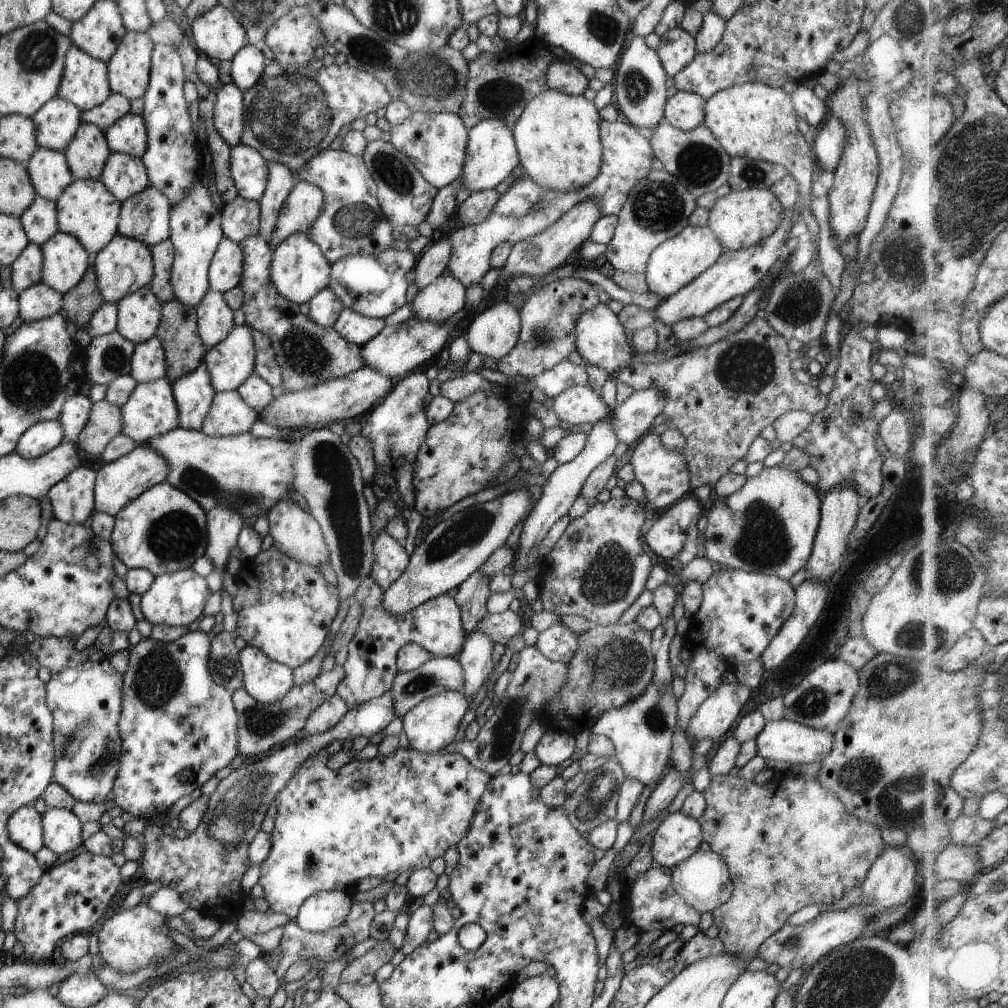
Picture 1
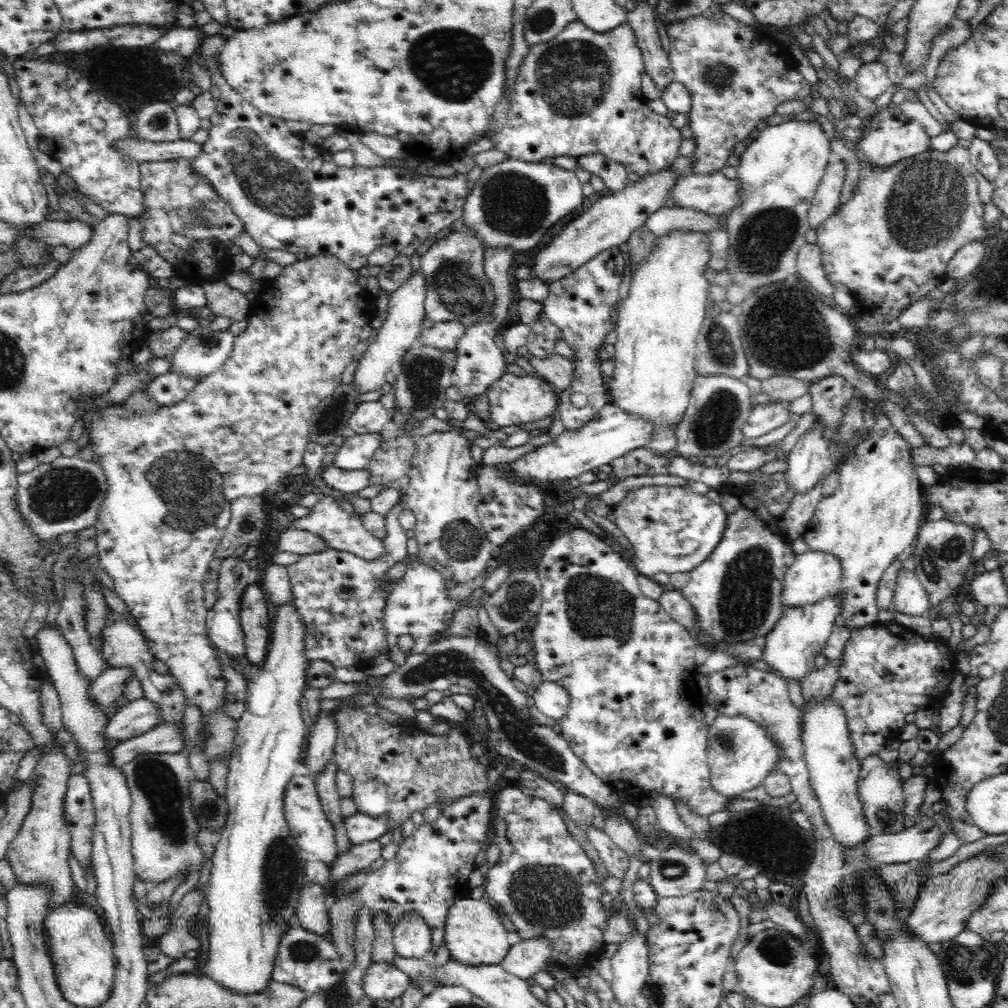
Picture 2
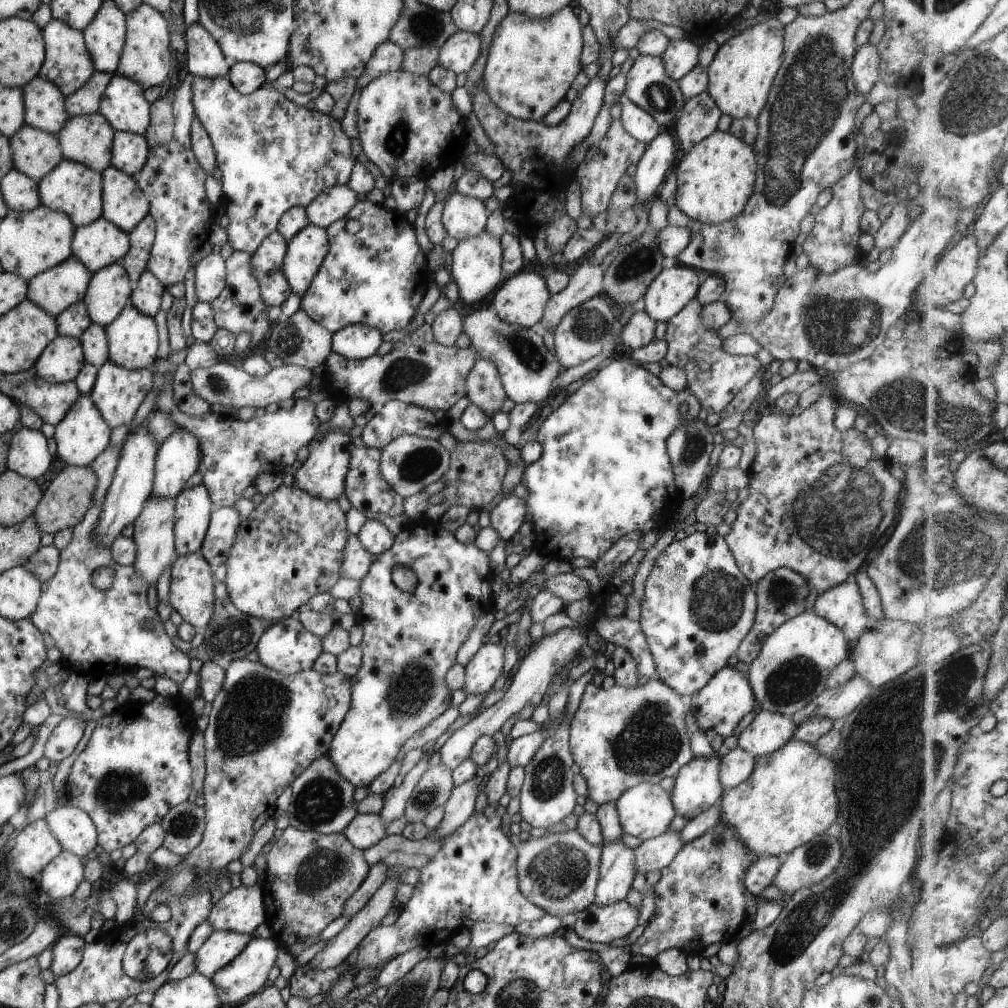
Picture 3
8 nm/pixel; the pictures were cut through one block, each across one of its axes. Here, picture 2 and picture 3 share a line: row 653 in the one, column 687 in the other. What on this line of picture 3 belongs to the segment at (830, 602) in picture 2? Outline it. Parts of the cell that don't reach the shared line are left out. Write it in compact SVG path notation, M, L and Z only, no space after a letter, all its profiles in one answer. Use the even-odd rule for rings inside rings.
M719 756L693 757L674 776L671 804L675 814L691 820L705 812L722 796L719 782Z

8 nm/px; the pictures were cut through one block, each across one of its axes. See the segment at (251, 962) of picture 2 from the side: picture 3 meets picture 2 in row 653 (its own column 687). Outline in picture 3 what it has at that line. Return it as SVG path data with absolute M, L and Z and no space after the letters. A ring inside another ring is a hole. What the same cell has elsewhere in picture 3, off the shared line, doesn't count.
M676 263L661 269L643 294L643 310L649 318L666 322L675 316L693 297L700 286L693 268Z

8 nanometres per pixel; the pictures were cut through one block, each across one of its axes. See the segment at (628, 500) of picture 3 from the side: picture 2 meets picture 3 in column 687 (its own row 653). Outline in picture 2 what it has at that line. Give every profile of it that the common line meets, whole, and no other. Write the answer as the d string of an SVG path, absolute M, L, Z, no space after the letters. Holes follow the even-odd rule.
M407 558L404 564L409 567L402 579L392 582L392 592L386 598L386 608L384 608L384 629L386 629L386 639L390 643L389 657L397 665L402 666L406 662L407 654L398 645L398 638L402 634L408 634L414 638L414 646L409 654L420 654L432 643L431 636L438 630L444 630L448 626L448 620L452 612L459 603L448 601L444 591L444 579L430 562Z

